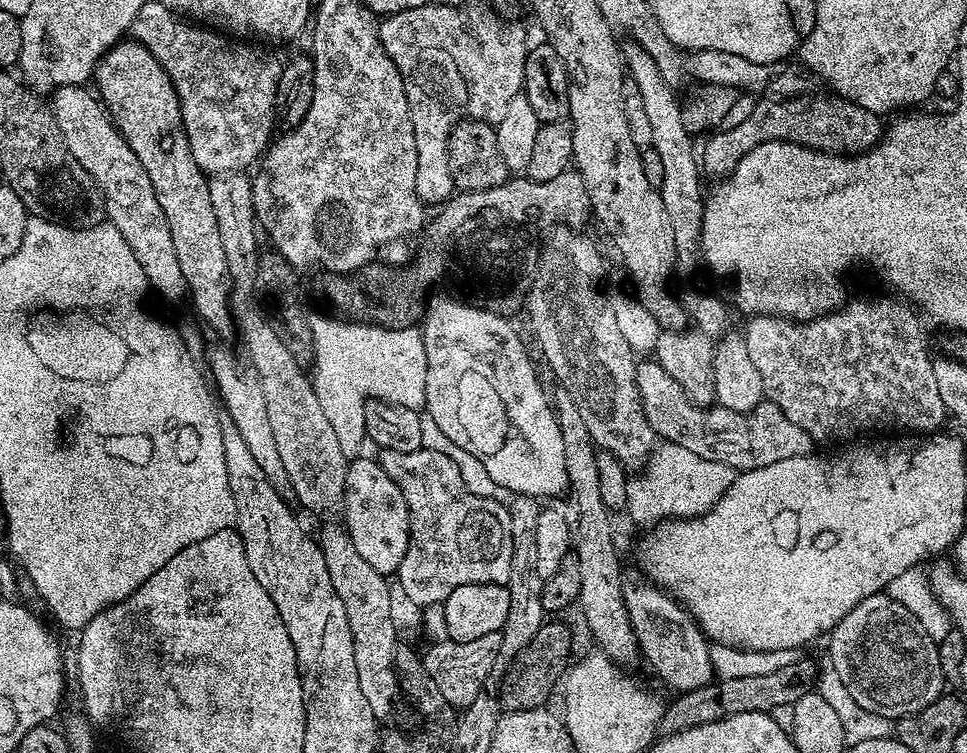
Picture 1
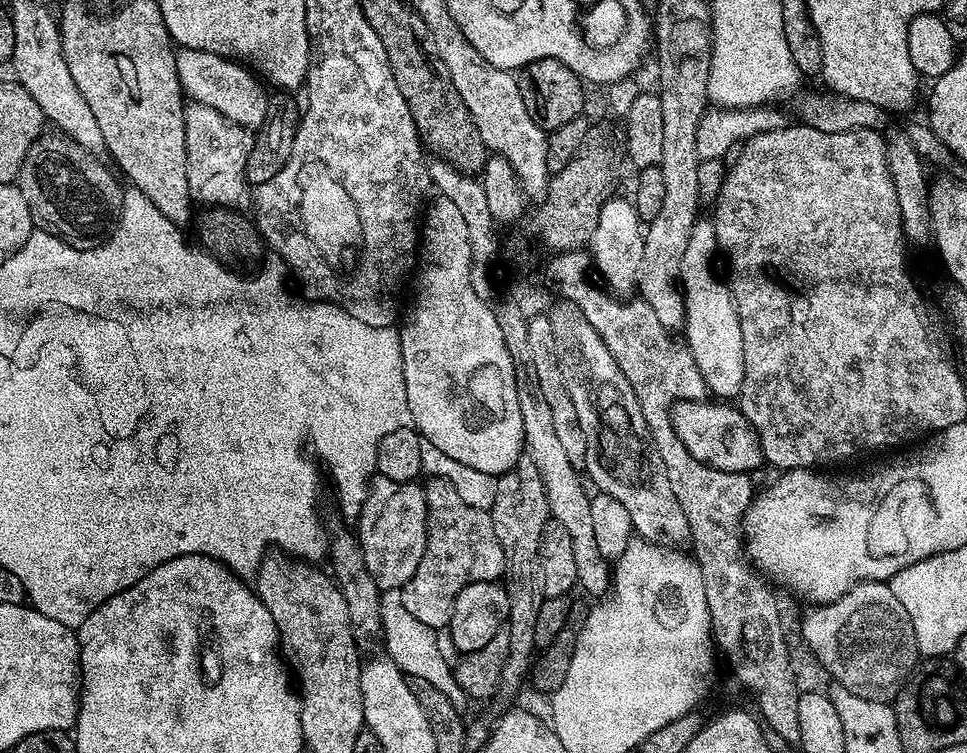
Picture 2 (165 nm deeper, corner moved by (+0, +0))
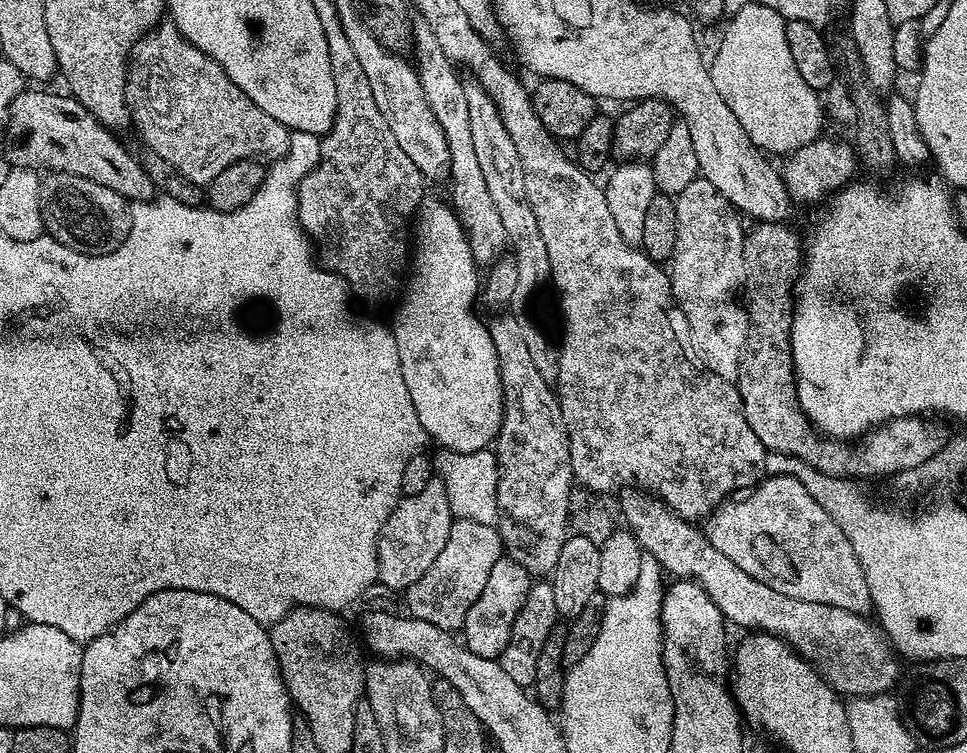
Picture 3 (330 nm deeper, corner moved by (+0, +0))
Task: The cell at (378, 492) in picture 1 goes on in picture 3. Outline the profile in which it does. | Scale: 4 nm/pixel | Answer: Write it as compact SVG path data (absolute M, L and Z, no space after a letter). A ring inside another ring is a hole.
M438 478L427 482L418 494L401 495L378 534L376 553L379 583L400 590L414 586L414 582L418 582L418 578L430 570L442 546L446 546L453 519L450 498L446 498L446 486Z

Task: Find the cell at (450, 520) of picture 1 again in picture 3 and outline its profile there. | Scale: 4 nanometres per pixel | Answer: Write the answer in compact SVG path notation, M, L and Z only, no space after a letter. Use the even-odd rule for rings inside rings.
M453 519L450 538L446 538L446 546L442 546L438 558L434 558L430 570L426 570L426 574L422 574L414 586L406 589L407 615L440 626L450 633L459 633L464 627L470 606L478 602L478 594L482 594L486 578L490 578L490 569L494 567L494 562L500 560L501 555L500 534L493 525Z

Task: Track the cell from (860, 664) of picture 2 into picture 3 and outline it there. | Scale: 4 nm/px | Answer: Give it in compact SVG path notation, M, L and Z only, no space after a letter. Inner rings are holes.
M768 476L755 488L739 498L729 498L703 521L702 531L721 554L726 554L738 570L746 570L750 578L758 578L758 582L766 582L770 590L778 590L778 594L786 594L786 598L798 598L802 602L822 602L826 606L838 606L842 610L850 610L861 614L873 611L870 590L866 586L866 578L862 574L862 566L854 554L854 546L850 538L836 525L834 518L810 498L810 490L798 482L793 476Z

